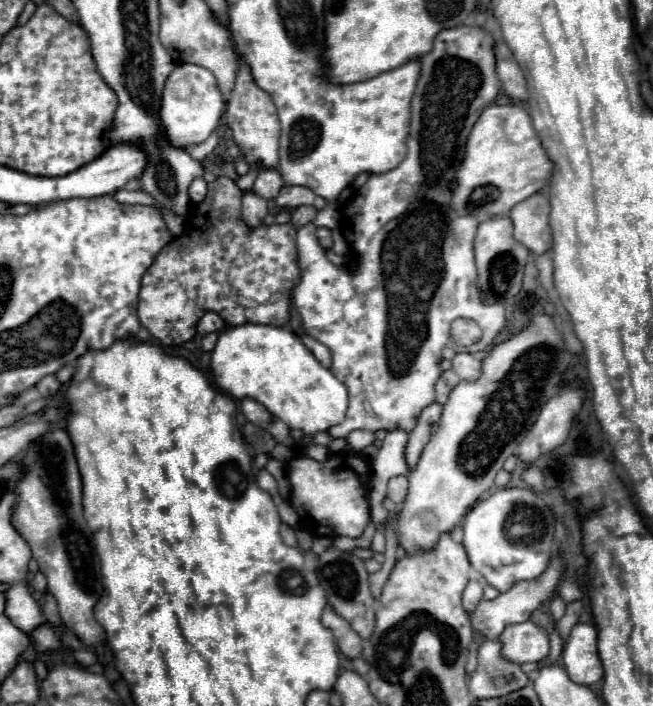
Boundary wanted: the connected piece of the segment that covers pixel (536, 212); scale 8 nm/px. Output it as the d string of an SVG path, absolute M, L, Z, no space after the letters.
M536 193L518 205L512 207L508 213L514 221L514 237L522 245L526 245L534 255L542 255L552 247L552 233L548 225L550 203L548 197Z

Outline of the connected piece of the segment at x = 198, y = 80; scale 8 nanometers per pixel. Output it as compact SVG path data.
M190 63L178 65L166 79L166 85L162 91L162 109L158 113L166 139L170 141L170 145L178 149L186 149L190 145L198 145L206 141L208 135L220 123L224 105L226 103L218 89L216 77L208 69L200 65L190 65Z

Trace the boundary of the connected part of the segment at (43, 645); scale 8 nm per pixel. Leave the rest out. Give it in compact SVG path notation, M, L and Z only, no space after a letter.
M40 625L38 629L34 629L32 631L32 637L36 639L38 651L56 651L60 647L58 637L54 635L52 627L48 627L48 625Z

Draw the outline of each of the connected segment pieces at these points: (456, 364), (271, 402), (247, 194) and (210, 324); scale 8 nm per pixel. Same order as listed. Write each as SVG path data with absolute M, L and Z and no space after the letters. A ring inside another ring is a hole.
M458 353L452 359L452 369L458 373L460 379L466 379L466 381L474 381L480 375L480 365L482 365L480 359L476 359L470 353Z
M254 323L228 327L218 335L210 365L222 391L236 399L252 397L260 401L290 429L300 429L306 435L326 431L340 423L348 409L346 385L330 369L322 367L302 339L288 327Z
M244 191L242 195L242 217L250 227L256 227L264 221L268 213L268 201L258 197L254 191Z
M206 313L200 321L198 321L198 325L196 325L196 329L198 329L198 335L200 337L204 337L204 335L208 335L208 333L214 333L214 331L222 331L224 329L224 321L222 321L222 317L218 315L218 313Z

